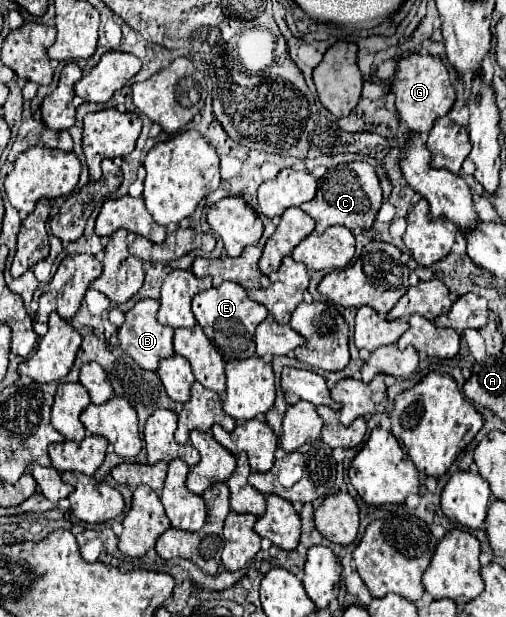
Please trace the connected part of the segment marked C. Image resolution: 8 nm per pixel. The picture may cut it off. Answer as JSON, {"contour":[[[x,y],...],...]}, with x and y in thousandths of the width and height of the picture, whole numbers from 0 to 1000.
{"contour":[[[688,263],[656,272],[628,298],[628,314],[613,327],[601,327],[593,337],[613,347],[625,360],[625,376],[636,379],[660,363],[676,363],[692,373],[700,370],[735,370],[739,353],[755,331],[755,305],[739,272],[723,263]]]}

